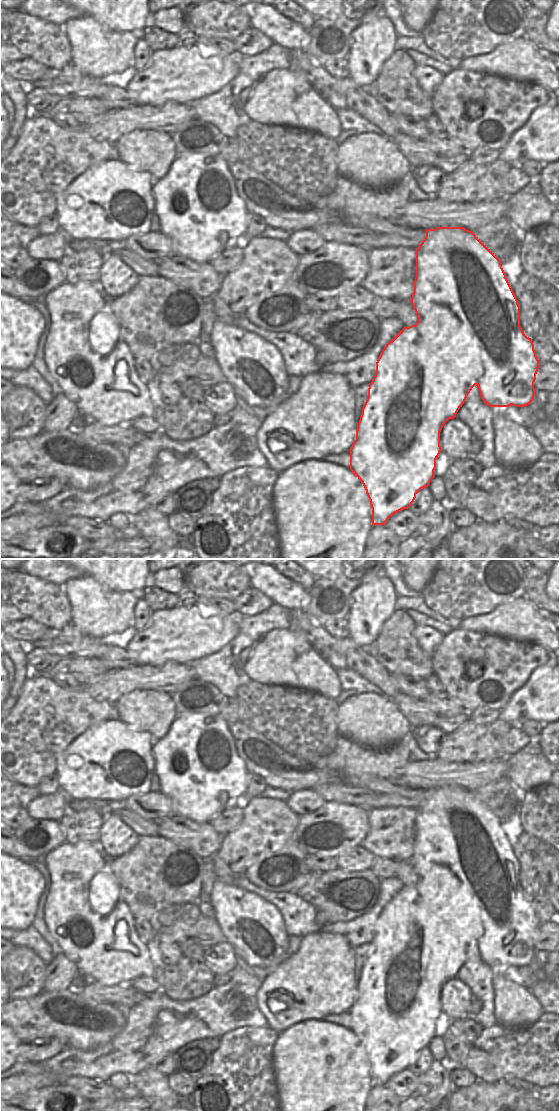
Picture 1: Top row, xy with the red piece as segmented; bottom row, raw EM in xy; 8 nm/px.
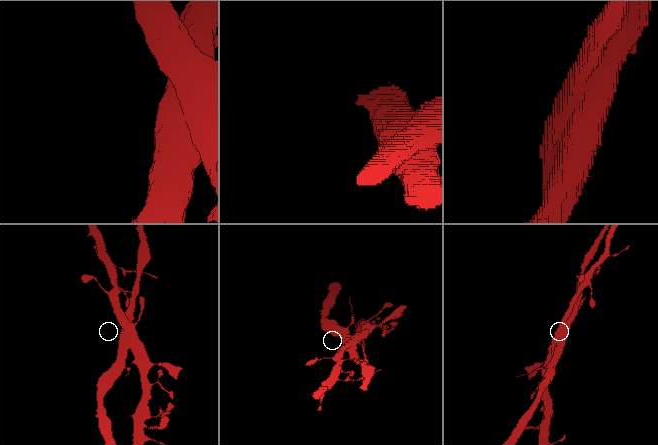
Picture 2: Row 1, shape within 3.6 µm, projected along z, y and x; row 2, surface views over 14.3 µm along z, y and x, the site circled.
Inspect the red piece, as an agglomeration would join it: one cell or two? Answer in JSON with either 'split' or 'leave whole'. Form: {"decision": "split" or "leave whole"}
{"decision": "split"}

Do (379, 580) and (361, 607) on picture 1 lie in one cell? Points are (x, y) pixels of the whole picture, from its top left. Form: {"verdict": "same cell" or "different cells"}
{"verdict": "same cell"}

